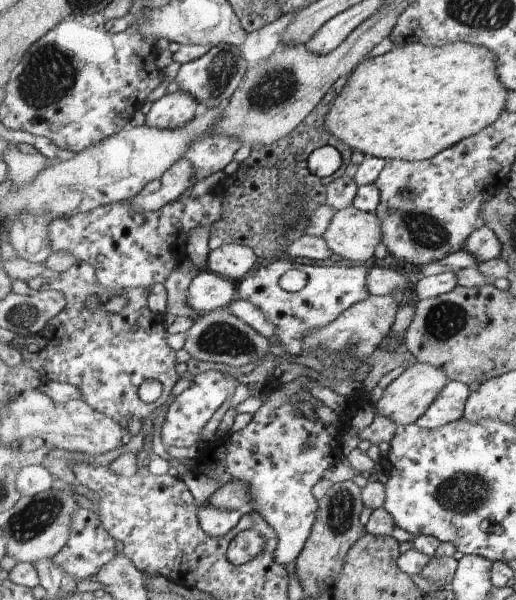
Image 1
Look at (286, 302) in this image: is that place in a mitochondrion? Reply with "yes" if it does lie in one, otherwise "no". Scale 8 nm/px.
no

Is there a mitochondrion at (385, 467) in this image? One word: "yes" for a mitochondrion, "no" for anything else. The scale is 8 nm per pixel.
no

